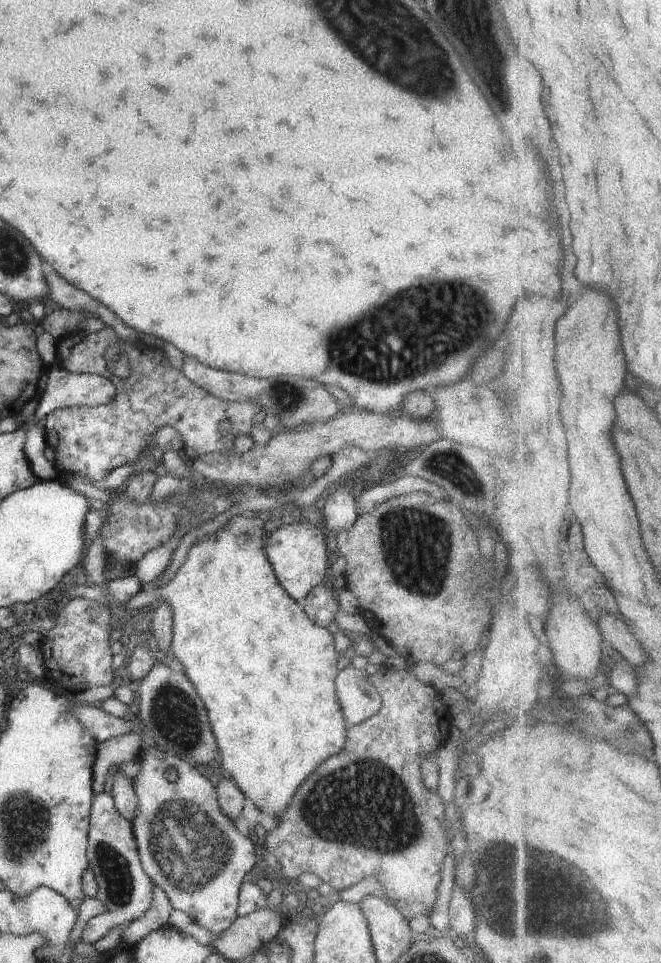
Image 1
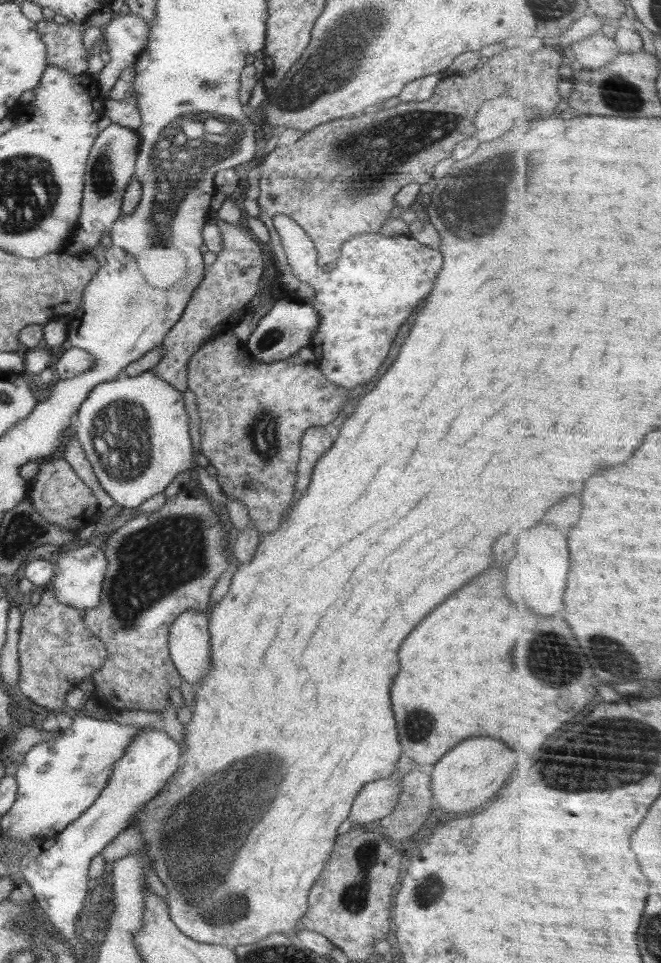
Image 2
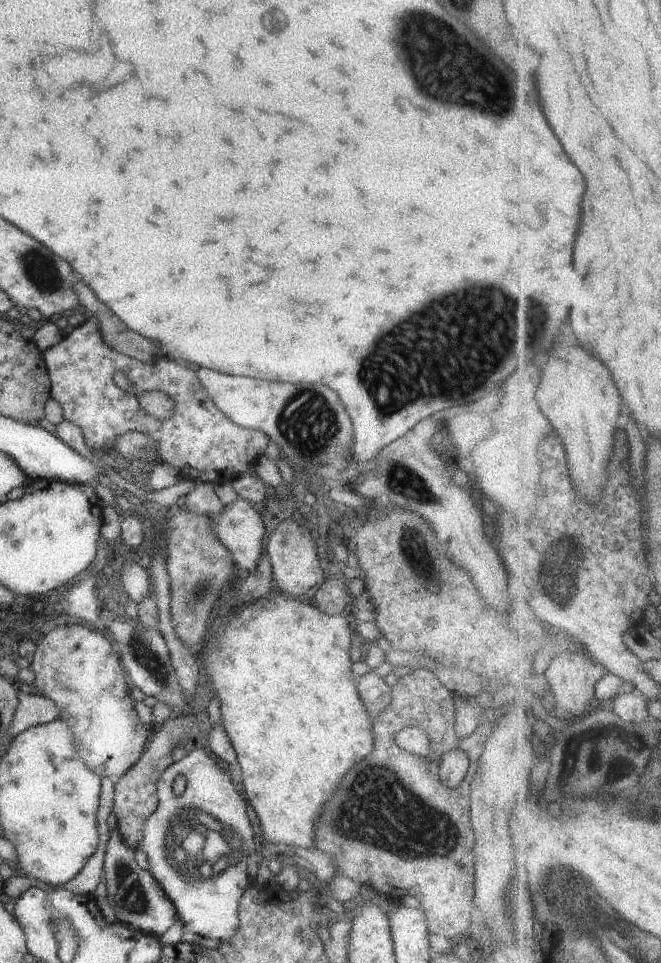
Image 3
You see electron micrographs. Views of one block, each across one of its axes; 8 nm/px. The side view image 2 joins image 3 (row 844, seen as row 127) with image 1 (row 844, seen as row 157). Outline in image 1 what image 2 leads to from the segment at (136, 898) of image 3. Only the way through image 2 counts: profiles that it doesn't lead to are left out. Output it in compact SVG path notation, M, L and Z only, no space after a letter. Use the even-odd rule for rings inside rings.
M107 792L94 794L92 798L87 859L88 868L94 871L99 888L96 898L108 908L108 912L88 920L82 932L80 940L94 946L112 928L126 928L134 920L144 916L152 904L154 888L150 877L142 868L132 823L120 816L113 797Z

